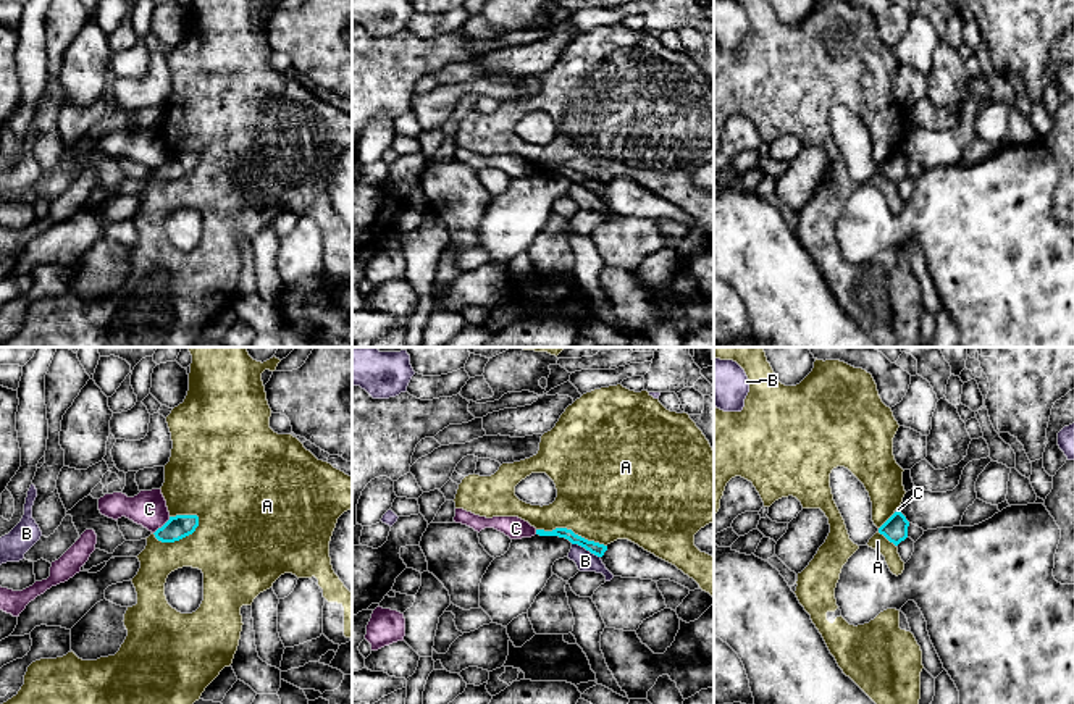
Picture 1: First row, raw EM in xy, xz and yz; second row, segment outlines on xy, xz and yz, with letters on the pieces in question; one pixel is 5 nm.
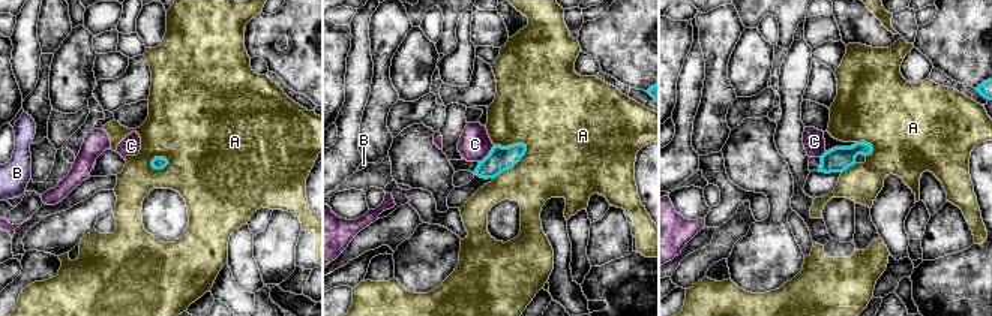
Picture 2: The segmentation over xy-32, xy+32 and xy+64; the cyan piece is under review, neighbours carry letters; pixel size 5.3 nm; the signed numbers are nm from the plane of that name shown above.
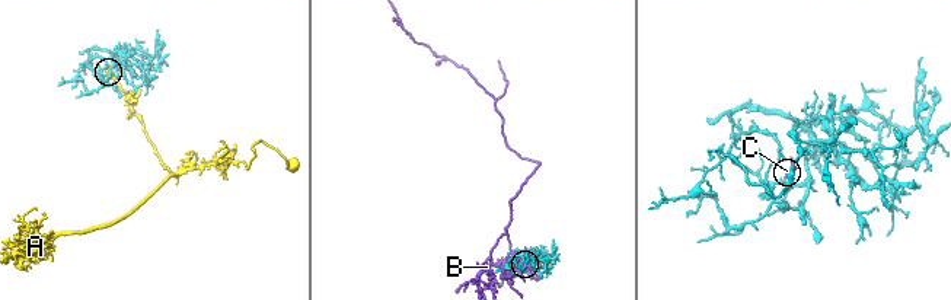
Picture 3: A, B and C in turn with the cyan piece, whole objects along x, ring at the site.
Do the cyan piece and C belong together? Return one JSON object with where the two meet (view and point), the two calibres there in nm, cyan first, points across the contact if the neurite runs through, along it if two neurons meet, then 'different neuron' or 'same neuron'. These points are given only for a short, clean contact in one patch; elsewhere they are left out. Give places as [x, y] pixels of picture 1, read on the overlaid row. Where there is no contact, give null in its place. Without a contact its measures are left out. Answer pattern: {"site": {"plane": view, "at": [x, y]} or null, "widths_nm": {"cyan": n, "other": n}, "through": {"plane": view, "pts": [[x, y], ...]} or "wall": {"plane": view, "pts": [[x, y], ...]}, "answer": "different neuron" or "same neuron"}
{"site": {"plane": "xy", "at": [163, 525]}, "widths_nm": {"cyan": 120, "other": 180}, "wall": {"plane": "xy", "pts": [[170, 517], [154, 533]]}, "answer": "different neuron"}

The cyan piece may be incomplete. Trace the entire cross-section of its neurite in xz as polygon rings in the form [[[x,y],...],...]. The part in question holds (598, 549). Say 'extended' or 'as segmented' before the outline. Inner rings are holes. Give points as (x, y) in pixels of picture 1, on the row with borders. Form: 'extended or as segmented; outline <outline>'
as segmented; outline [[[556,528],[552,531],[536,530],[536,534],[539,534],[539,536],[559,536],[559,538],[565,538],[572,544],[581,546],[581,547],[585,547],[586,551],[589,551],[591,554],[594,554],[598,557],[602,557],[604,552],[607,551],[607,546],[594,543],[594,541],[588,541],[588,539],[575,534],[572,530],[567,530],[567,528]]]

